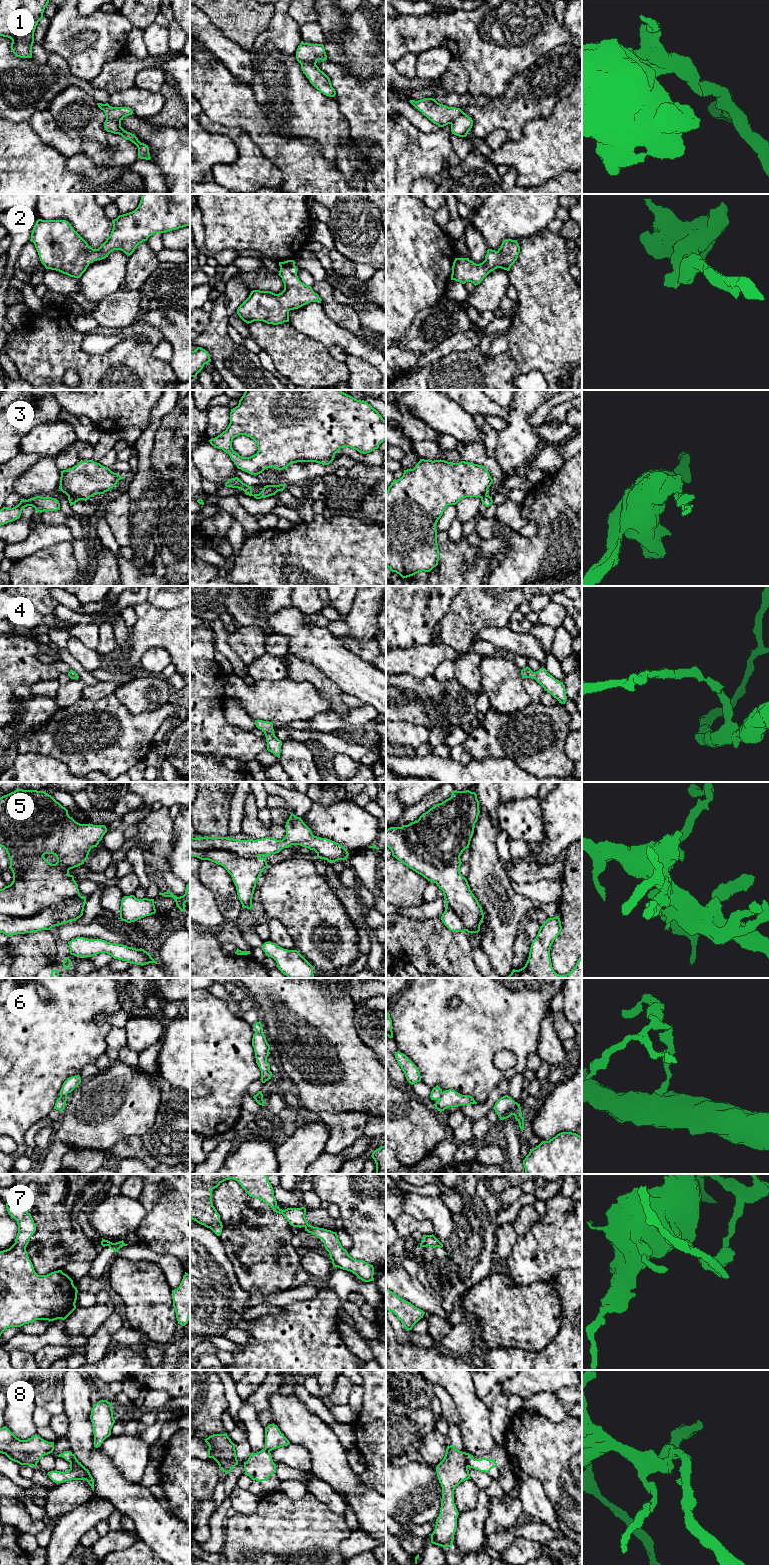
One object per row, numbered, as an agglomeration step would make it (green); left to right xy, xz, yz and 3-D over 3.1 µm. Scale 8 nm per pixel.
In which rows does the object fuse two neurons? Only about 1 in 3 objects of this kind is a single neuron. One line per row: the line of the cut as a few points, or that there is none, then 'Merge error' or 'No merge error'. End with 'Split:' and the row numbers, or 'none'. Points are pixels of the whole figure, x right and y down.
1: No split. No merge error
2: No split. No merge error
3: Split along xy (68, 496), (79, 499). Merge error
4: No split. No merge error
5: Split along xy (80, 895), (30, 916), (0, 913). Merge error
6: Split along xy (60, 1095), (66, 1096). Merge error
7: Split along xz (308, 1224), (304, 1226). Merge error
8: Split along yz (464, 1452), (464, 1458), (468, 1466). Merge error
Split: 3, 5, 6, 7, 8

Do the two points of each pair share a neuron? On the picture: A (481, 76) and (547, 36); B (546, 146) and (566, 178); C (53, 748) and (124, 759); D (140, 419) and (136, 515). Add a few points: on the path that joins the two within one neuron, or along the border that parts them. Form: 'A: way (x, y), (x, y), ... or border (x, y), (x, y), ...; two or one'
A: way (497, 60), (510, 49), (531, 46); one
B: border (571, 170), (565, 170), (543, 183); two
C: way (71, 748), (106, 748); one
D: border (151, 408), (151, 422), (142, 431); two

